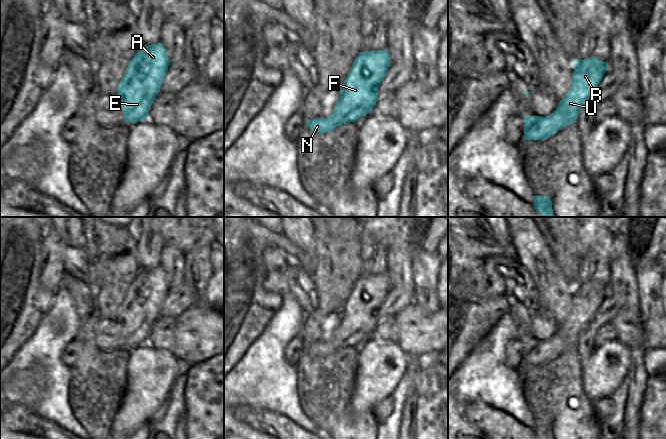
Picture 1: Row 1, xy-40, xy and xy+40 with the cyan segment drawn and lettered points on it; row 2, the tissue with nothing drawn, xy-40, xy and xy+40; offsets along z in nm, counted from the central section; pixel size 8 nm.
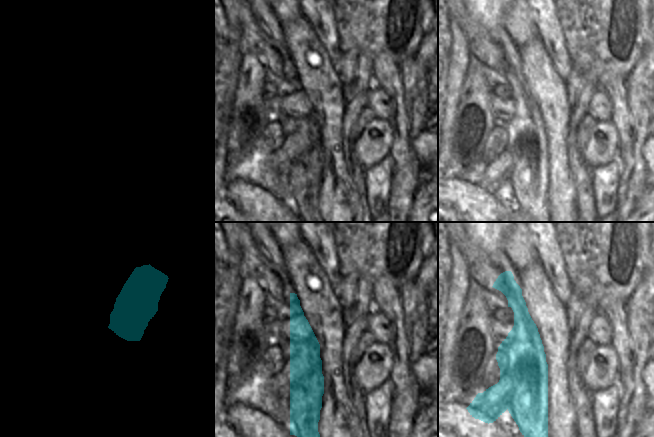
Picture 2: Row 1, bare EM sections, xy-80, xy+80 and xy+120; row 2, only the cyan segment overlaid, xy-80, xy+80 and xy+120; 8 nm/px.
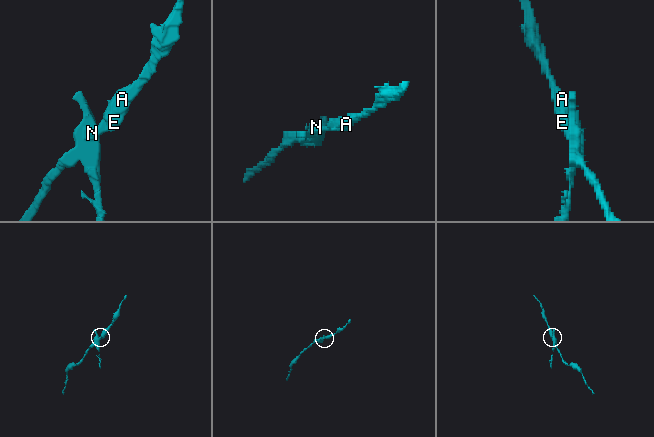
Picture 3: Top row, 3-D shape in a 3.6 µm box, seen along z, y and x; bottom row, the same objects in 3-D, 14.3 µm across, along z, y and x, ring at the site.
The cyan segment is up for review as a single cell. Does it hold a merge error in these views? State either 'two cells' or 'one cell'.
two cells

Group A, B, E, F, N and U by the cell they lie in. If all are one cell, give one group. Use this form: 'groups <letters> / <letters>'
groups A B E F U / N

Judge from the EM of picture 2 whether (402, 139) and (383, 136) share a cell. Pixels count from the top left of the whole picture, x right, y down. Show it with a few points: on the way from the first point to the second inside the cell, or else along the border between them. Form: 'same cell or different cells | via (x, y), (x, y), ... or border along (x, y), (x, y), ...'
different cells | border along (387, 121), (393, 134), (390, 154)

